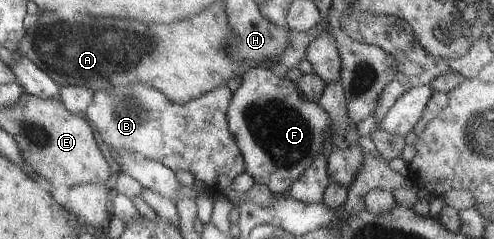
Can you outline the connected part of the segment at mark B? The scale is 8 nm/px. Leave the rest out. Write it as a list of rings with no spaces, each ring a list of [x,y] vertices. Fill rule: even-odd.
[[[132,85],[130,87],[116,87],[116,89],[106,89],[106,91],[96,90],[93,92],[91,104],[86,107],[83,115],[90,121],[90,125],[96,129],[101,141],[104,141],[108,149],[112,151],[116,148],[124,148],[131,152],[142,154],[148,159],[157,161],[168,167],[173,172],[188,171],[193,179],[198,179],[204,183],[206,190],[216,194],[230,194],[232,180],[244,172],[244,162],[237,148],[235,139],[231,131],[228,131],[224,111],[231,98],[230,89],[216,87],[200,97],[195,97],[192,101],[176,103],[168,101],[158,91],[146,89],[142,85]]]

